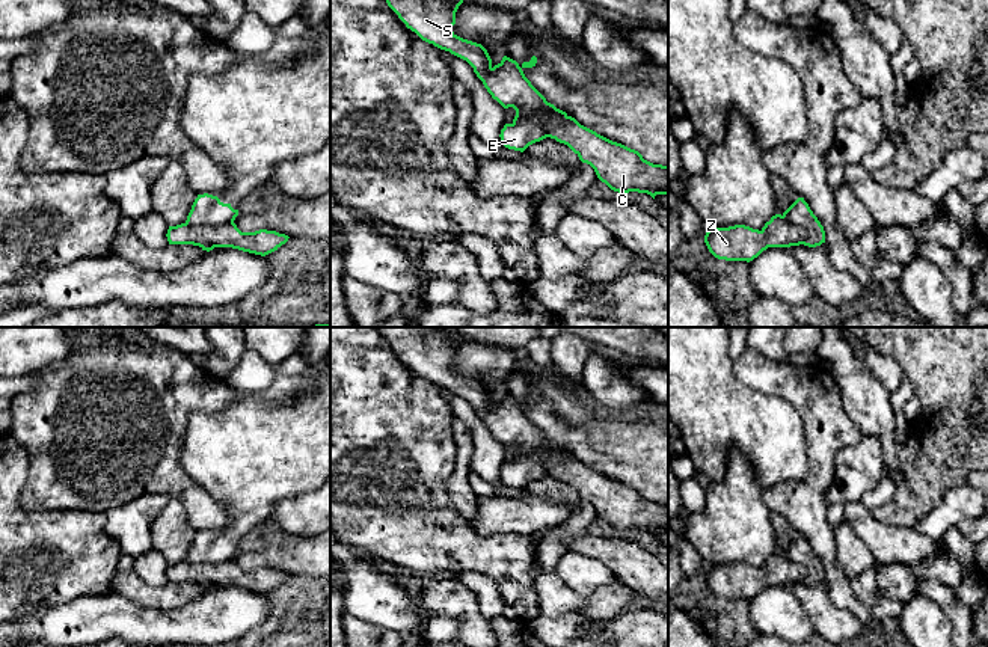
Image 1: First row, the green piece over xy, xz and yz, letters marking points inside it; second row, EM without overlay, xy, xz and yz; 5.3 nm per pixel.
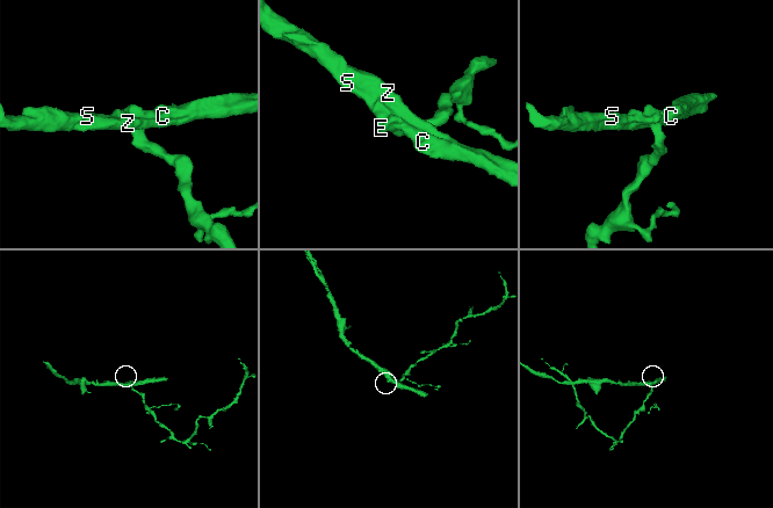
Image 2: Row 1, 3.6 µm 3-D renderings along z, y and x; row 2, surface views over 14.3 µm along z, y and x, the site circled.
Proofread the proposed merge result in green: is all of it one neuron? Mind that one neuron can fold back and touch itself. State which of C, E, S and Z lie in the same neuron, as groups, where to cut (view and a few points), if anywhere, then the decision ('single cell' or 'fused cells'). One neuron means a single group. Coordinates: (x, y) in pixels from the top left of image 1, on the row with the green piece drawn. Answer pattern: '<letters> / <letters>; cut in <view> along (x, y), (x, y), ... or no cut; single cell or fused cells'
C S Z / E; cut in xy along (233, 220), (223, 225), (186, 223); fused cells

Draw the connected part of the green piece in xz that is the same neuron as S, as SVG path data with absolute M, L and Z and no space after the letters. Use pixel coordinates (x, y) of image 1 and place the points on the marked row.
M386 0L386 3L422 41L466 60L492 98L504 109L516 110L513 124L528 119L543 124L548 137L567 145L614 192L647 193L653 199L656 195L668 195L668 166L644 160L638 151L597 134L546 101L522 71L535 66L535 56L522 65L504 56L493 66L481 44L457 36L453 26L463 0Z

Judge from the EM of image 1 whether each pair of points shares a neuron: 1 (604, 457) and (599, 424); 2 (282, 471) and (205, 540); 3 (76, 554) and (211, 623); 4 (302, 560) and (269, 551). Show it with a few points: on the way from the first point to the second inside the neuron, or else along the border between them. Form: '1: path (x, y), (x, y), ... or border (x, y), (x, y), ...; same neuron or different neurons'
1: path (604, 450), (599, 432); same neuron
2: path (261, 492), (248, 505), (243, 519), (227, 536); same neuron
3: border (110, 590), (101, 594), (83, 594), (76, 599); different neurons
4: path (294, 555), (276, 551); same neuron

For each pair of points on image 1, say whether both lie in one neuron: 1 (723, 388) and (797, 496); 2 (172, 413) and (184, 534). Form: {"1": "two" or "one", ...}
{"1": "two", "2": "two"}

